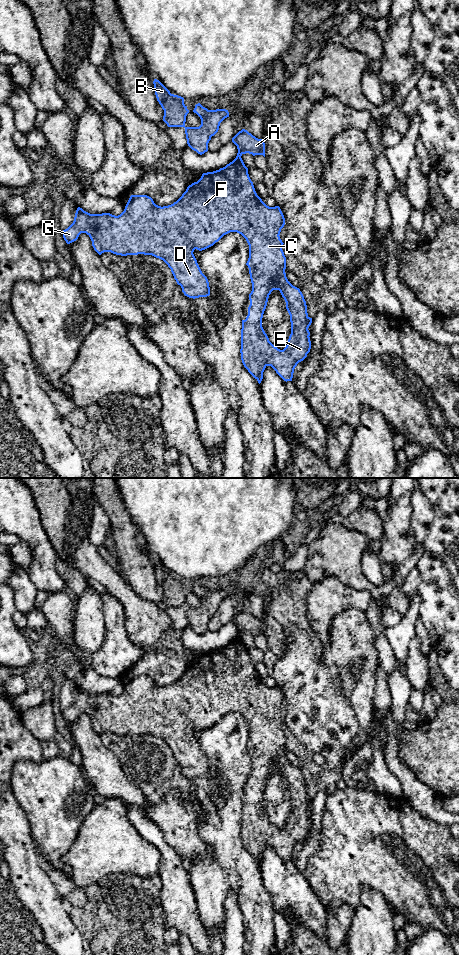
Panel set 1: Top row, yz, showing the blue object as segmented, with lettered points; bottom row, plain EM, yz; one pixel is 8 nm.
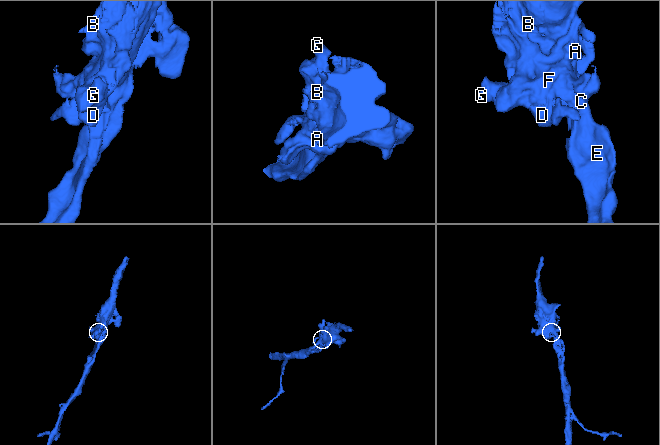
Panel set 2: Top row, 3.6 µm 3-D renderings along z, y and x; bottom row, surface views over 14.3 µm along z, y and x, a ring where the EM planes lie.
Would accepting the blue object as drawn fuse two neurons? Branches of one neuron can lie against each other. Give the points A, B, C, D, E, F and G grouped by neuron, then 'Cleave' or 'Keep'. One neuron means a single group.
Groups: A B C D E F G. Keep

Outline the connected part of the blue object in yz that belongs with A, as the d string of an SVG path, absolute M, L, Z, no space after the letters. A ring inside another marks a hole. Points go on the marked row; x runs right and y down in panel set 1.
M245 129L239 131L232 138L232 142L238 149L236 158L219 170L203 173L173 204L161 207L147 195L131 195L124 211L118 216L110 213L90 214L78 207L73 223L62 231L63 238L70 244L76 241L81 233L86 233L99 255L111 252L121 256L144 254L159 258L171 269L184 295L195 299L209 296L210 287L193 254L194 250L205 250L230 232L241 234L249 245L246 265L252 283L248 315L242 320L242 363L259 384L267 366L271 366L284 381L292 381L295 367L307 357L311 349L308 328L312 318L308 316L302 292L286 277L286 257L282 250L284 243L279 236L285 225L284 215L279 206L269 207L257 195L248 168L241 158L246 153L265 157L265 143L263 139L256 138ZM273 290L280 291L290 315L291 334L283 350L269 341L262 327L263 314Z

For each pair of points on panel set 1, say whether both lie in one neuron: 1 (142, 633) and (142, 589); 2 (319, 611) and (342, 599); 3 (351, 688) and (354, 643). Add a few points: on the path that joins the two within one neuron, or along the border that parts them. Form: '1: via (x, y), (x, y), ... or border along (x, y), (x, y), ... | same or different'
1: border along (130, 586), (139, 596), (155, 603) | different
2: via (325, 605), (331, 599), (336, 599) | same
3: via (354, 677), (354, 654) | same

